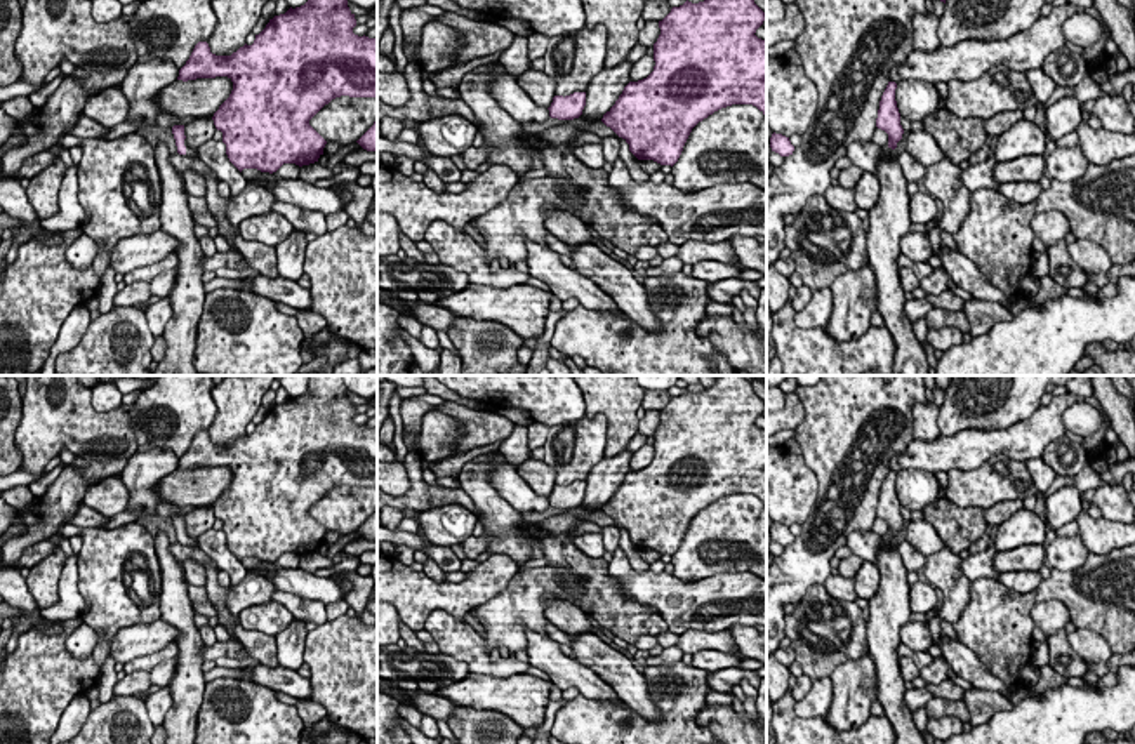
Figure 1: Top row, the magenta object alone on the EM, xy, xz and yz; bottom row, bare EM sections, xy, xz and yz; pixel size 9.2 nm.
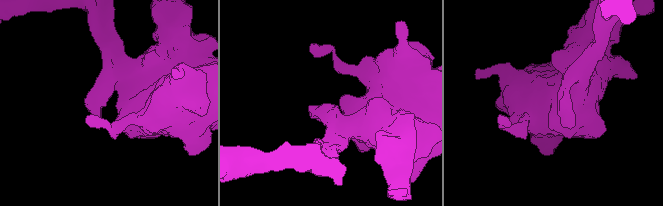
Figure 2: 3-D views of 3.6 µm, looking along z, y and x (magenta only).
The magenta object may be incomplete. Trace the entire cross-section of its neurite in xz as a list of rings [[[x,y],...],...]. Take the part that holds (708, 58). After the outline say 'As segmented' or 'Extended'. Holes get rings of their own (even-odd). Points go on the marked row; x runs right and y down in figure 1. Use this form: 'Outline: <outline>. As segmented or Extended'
Outline: [[[704,0],[673,7],[659,21],[654,71],[629,82],[601,122],[629,144],[638,160],[674,165],[692,129],[732,104],[753,104],[767,118],[767,40],[754,33],[767,14],[754,0]]]. As segmented

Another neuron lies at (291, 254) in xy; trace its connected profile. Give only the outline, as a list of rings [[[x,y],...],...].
[[[292,231],[280,245],[275,247],[278,261],[278,276],[297,282],[304,273],[306,233]]]

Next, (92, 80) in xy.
[[[75,66],[75,71],[71,73],[71,76],[76,78],[83,85],[85,90],[101,92],[101,90],[120,85],[123,78],[127,76],[127,70],[85,71]]]

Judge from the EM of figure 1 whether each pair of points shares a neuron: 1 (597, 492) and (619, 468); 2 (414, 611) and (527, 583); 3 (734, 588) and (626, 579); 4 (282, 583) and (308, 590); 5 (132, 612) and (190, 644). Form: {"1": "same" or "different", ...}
{"1": "same", "2": "different", "3": "same", "4": "same", "5": "different"}

